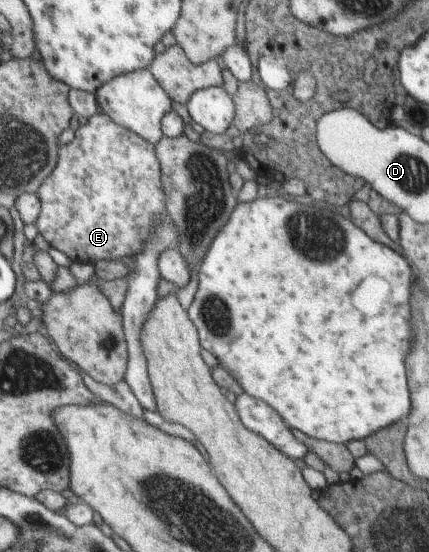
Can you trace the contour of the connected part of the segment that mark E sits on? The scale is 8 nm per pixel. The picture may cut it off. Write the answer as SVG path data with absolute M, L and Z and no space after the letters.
M105 113L96 114L88 120L88 124L81 126L76 132L76 137L72 142L64 146L59 146L57 151L57 164L54 171L42 182L40 189L36 192L41 205L41 212L36 220L35 226L41 237L54 249L65 253L72 261L79 263L93 264L99 260L121 259L125 256L135 256L143 247L145 240L151 235L153 226L158 221L166 219L166 196L163 190L161 165L155 154L155 146L143 140L132 130L119 126L111 120Z

